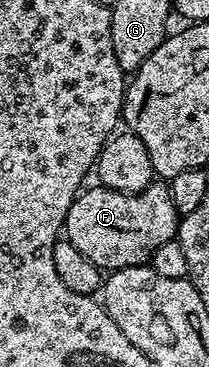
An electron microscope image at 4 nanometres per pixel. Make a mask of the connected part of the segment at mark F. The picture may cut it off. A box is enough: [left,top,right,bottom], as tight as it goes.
[64,182,180,270]

